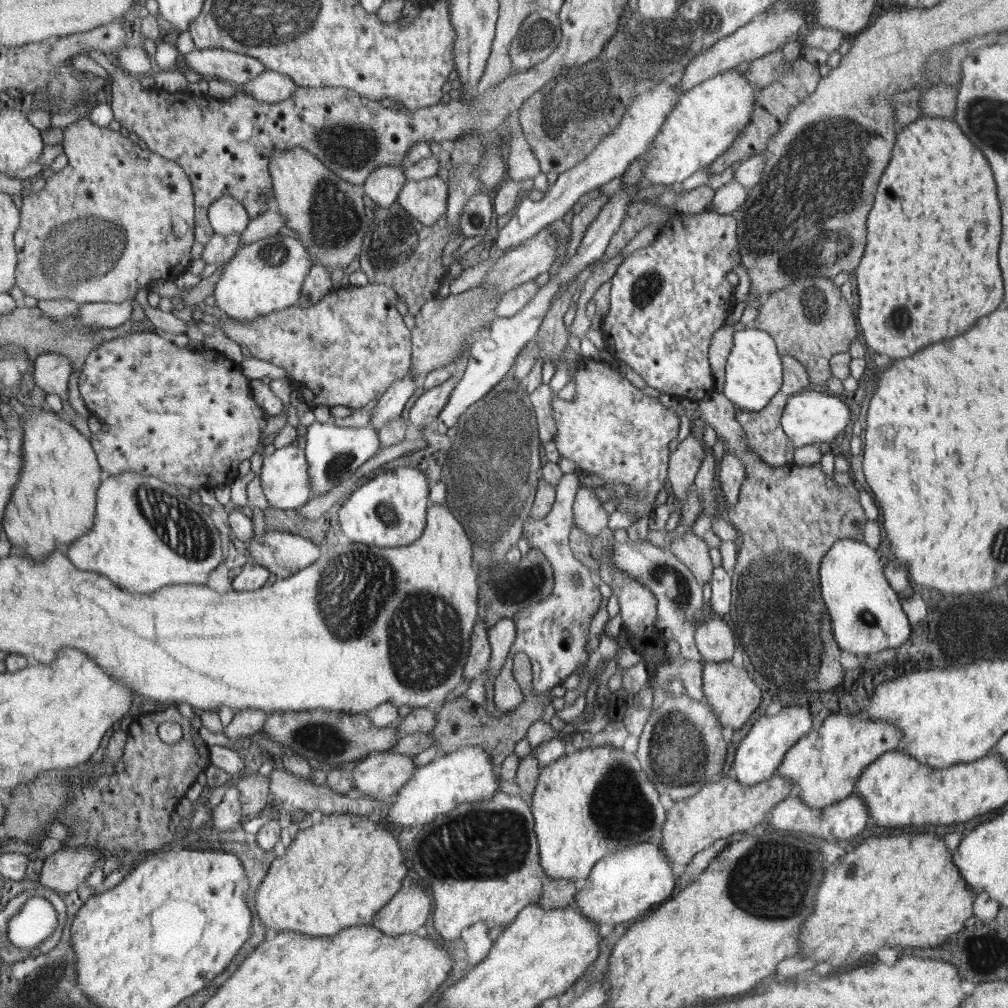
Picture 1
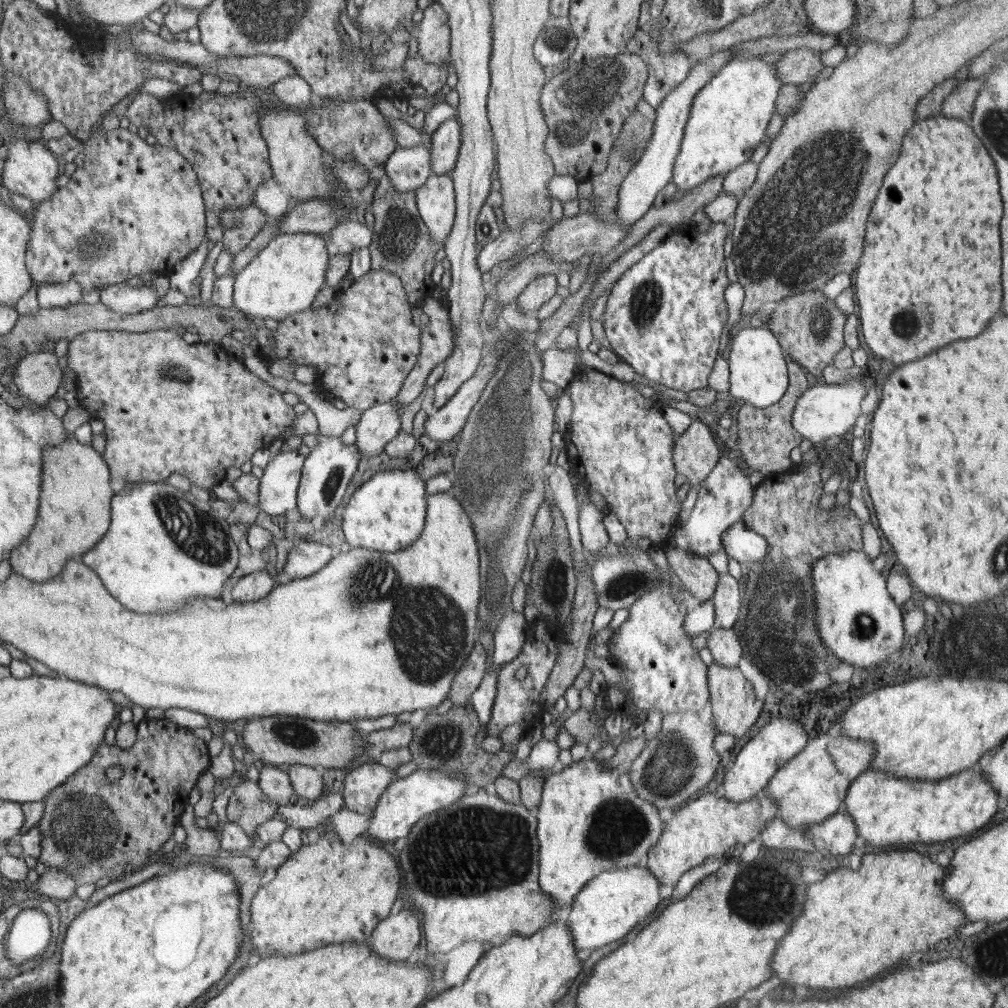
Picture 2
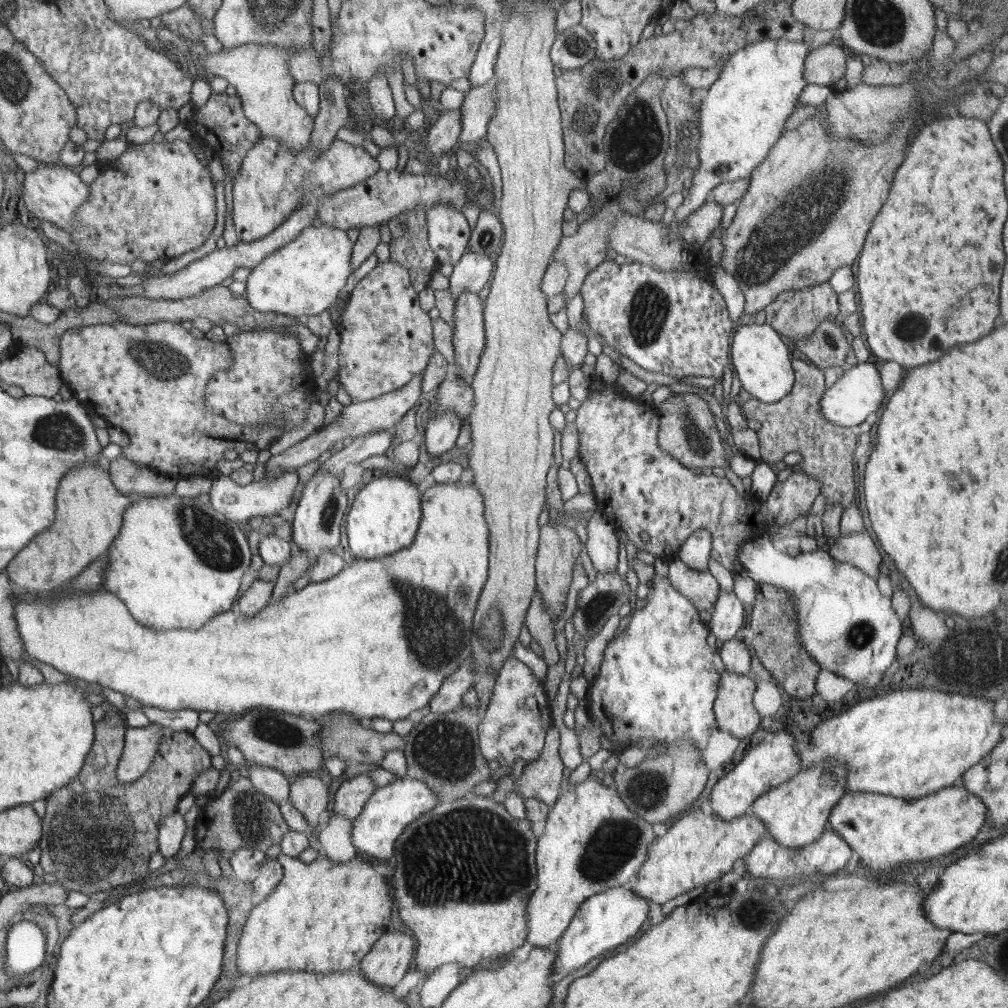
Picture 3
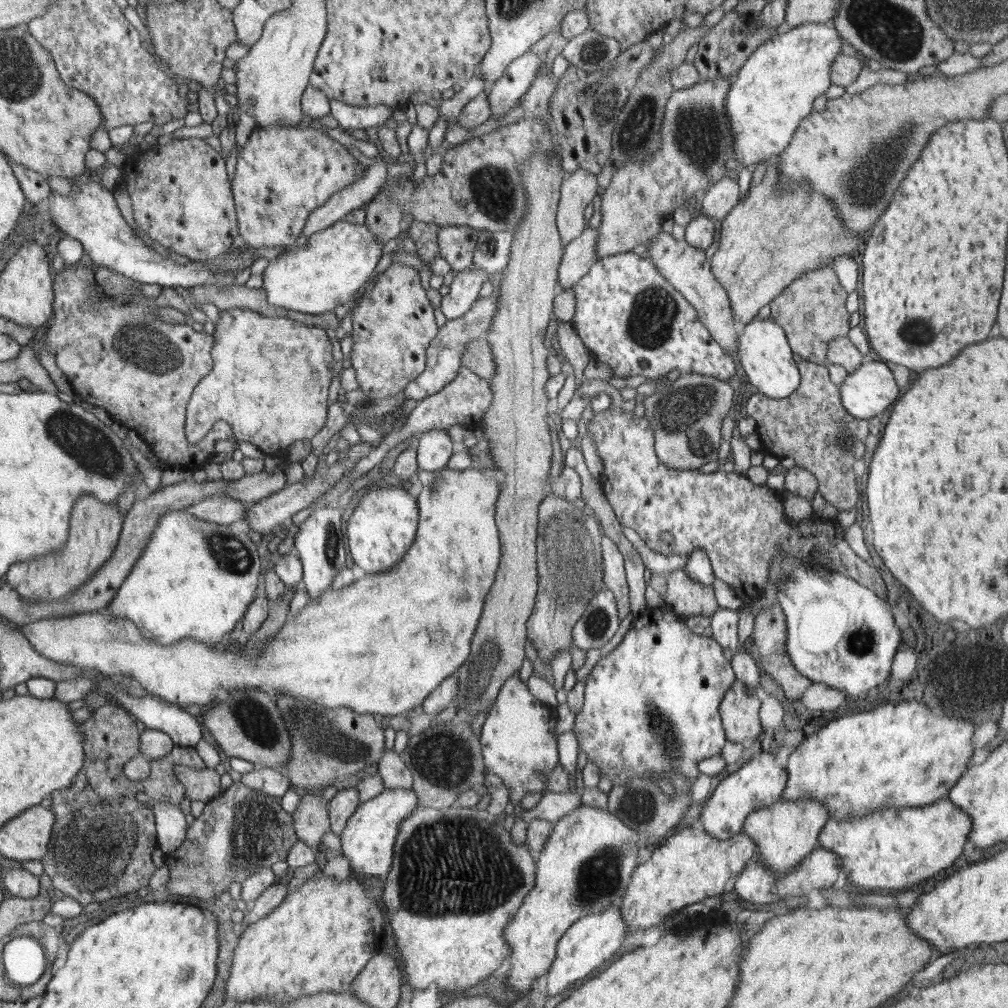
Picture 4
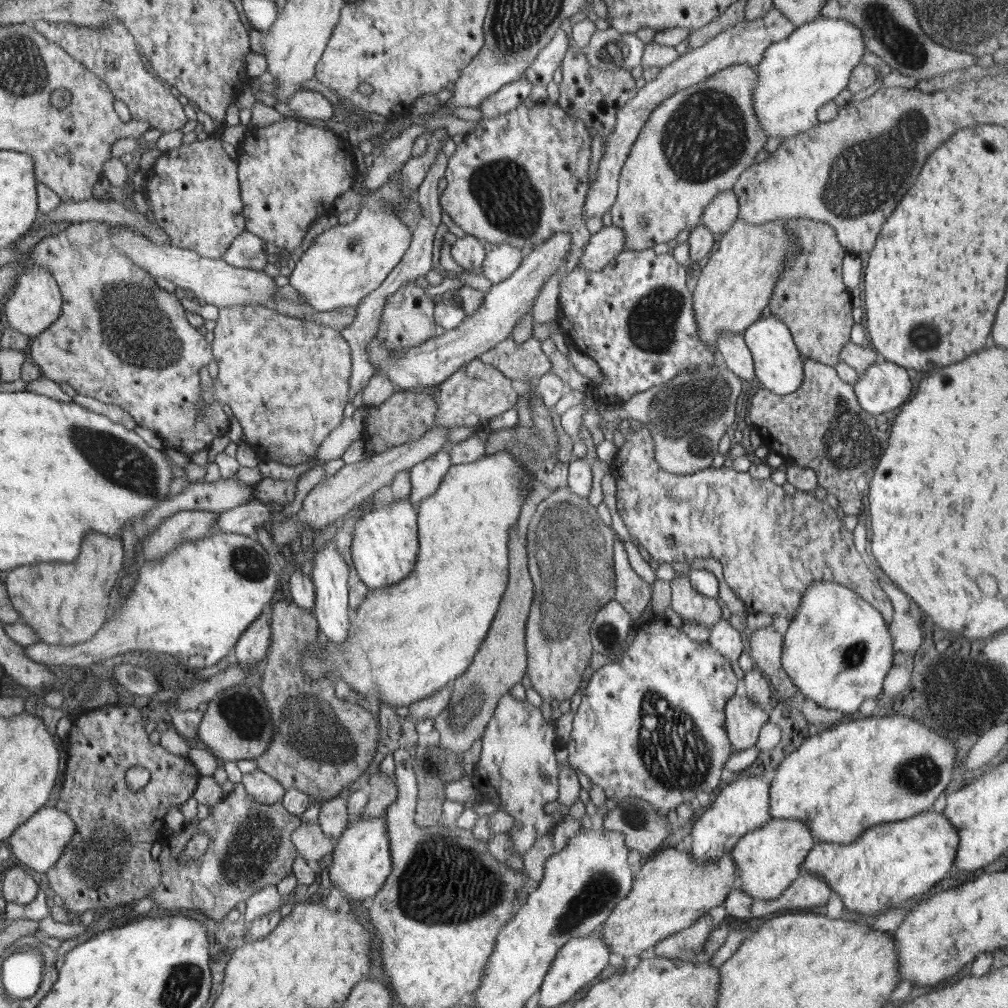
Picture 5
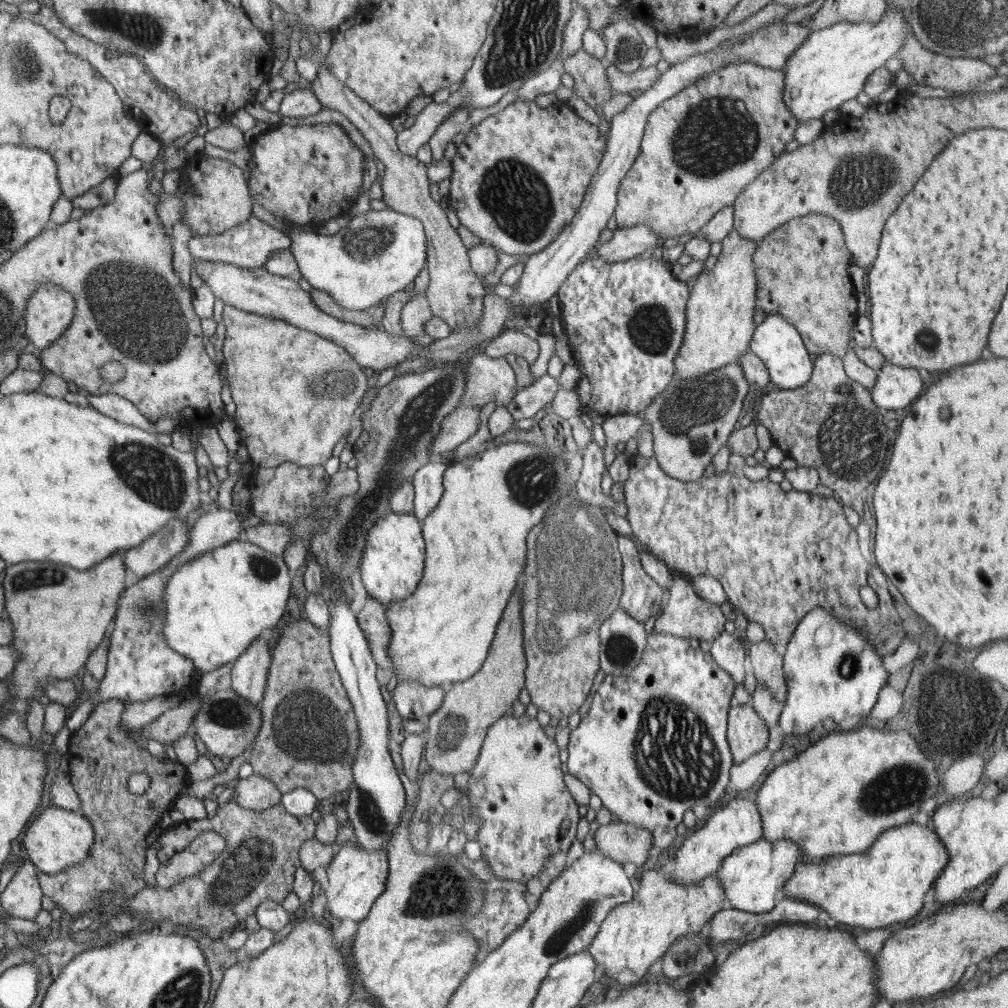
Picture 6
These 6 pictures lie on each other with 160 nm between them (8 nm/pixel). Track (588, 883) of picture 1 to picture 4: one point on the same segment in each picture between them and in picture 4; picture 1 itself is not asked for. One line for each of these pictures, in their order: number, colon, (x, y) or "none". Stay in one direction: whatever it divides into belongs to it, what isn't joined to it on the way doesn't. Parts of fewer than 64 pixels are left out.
2: (609, 906)
3: (605, 920)
4: (596, 938)

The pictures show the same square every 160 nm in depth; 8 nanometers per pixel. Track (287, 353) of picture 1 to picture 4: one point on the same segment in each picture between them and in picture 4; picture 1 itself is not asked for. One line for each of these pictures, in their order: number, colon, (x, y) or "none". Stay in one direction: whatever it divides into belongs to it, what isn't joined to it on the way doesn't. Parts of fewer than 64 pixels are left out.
2: (363, 344)
3: (387, 339)
4: (393, 326)

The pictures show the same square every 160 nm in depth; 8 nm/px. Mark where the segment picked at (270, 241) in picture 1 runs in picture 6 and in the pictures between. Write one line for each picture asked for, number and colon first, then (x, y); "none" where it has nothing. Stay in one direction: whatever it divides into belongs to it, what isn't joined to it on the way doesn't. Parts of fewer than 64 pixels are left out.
2: (283, 279)
3: (303, 278)
4: (323, 272)
5: (344, 264)
6: (379, 253)

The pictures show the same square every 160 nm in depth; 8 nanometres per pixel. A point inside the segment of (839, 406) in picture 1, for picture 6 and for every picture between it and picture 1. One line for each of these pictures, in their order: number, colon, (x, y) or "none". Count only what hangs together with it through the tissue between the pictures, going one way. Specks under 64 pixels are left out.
2: (824, 410)
3: (858, 393)
4: (867, 391)
5: (883, 387)
6: (896, 386)

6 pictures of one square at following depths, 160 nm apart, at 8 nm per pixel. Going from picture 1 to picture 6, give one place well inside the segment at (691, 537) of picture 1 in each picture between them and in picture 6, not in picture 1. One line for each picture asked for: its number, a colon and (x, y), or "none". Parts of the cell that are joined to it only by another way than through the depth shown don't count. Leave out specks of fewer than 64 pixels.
2: (694, 571)
3: (701, 588)
4: (683, 595)
5: (690, 605)
6: (685, 615)

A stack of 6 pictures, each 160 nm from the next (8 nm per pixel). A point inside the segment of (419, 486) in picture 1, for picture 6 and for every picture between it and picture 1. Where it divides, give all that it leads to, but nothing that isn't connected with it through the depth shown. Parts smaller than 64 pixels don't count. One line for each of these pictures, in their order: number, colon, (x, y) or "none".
2: (387, 513)
3: (384, 518)
4: (383, 526)
5: (384, 549)
6: (393, 563)

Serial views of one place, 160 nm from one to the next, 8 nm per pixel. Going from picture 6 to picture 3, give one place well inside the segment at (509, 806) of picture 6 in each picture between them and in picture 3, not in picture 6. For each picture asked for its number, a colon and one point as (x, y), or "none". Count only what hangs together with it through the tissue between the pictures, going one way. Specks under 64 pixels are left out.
3: (517, 720)
4: (517, 739)
5: (519, 748)

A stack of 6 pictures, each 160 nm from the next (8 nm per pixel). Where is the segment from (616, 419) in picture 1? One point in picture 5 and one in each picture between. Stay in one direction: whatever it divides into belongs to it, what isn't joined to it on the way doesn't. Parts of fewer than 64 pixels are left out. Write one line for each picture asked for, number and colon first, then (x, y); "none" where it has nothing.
2: (619, 443)
3: (641, 488)
4: (724, 513)
5: (772, 546)

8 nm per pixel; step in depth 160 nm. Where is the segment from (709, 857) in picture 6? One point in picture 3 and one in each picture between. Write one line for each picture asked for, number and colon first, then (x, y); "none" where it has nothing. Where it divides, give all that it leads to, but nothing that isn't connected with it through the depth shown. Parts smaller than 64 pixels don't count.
3: (772, 762)
4: (759, 783)
5: (742, 806)

